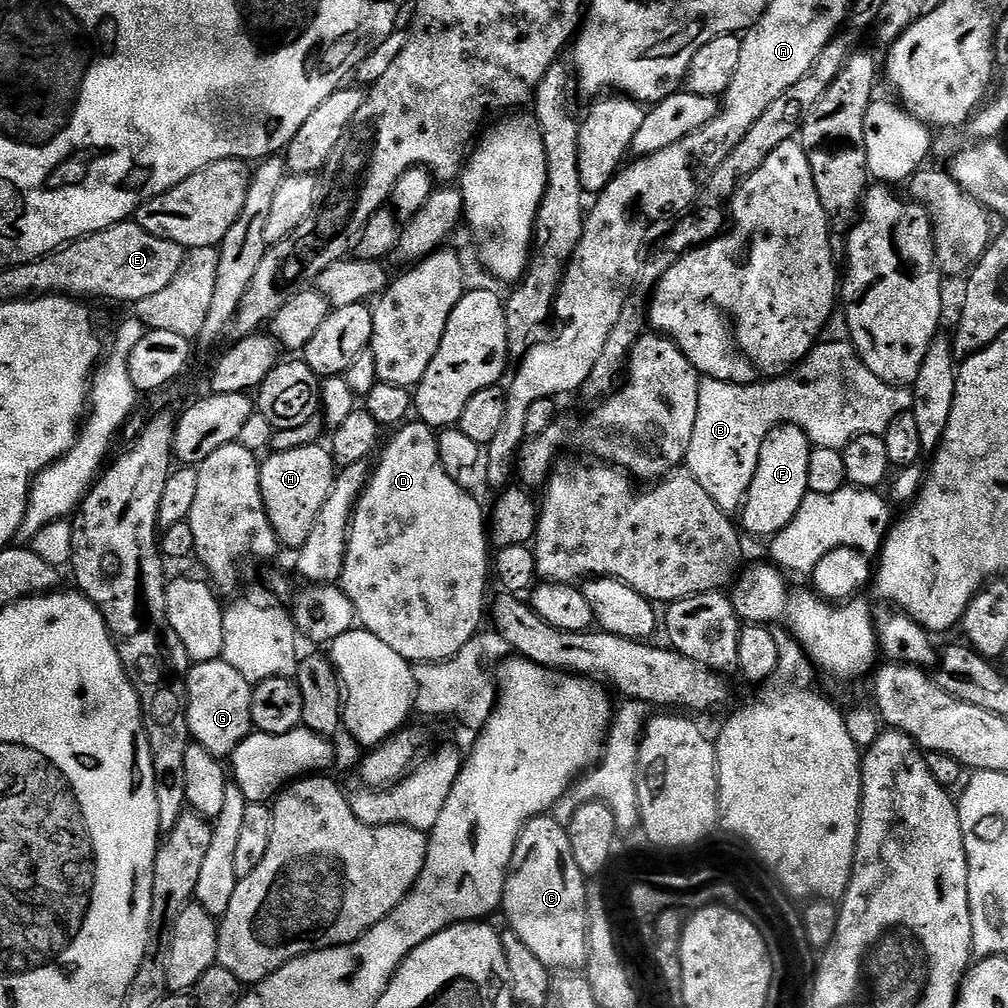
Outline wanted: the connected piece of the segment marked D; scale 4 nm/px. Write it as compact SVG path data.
M408 422L397 427L388 445L383 445L379 453L380 461L376 468L371 469L368 484L360 495L356 509L352 511L352 525L348 527L348 545L346 546L346 558L342 566L342 574L338 586L350 598L350 602L356 611L356 619L362 625L364 631L374 634L374 638L382 638L390 650L398 650L402 658L406 658L413 665L432 664L451 659L473 643L476 631L480 628L480 619L486 616L486 600L484 595L488 592L488 580L490 584L490 538L486 529L486 508L481 501L476 500L468 493L463 483L457 477L449 474L442 466L438 454L437 433L428 425L419 422Z

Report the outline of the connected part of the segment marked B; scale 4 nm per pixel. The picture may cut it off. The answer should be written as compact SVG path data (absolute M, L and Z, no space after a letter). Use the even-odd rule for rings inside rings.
M832 340L829 344L817 343L816 347L792 369L782 376L761 380L758 384L728 384L725 380L701 379L698 386L698 418L694 422L694 438L690 438L690 450L684 464L688 475L695 478L698 486L714 498L718 506L729 514L739 513L744 497L754 482L758 470L758 454L766 434L780 424L793 424L808 435L813 445L844 449L855 436L874 434L883 436L886 426L898 418L898 414L912 411L913 389L899 384L882 382L864 365L851 343Z

